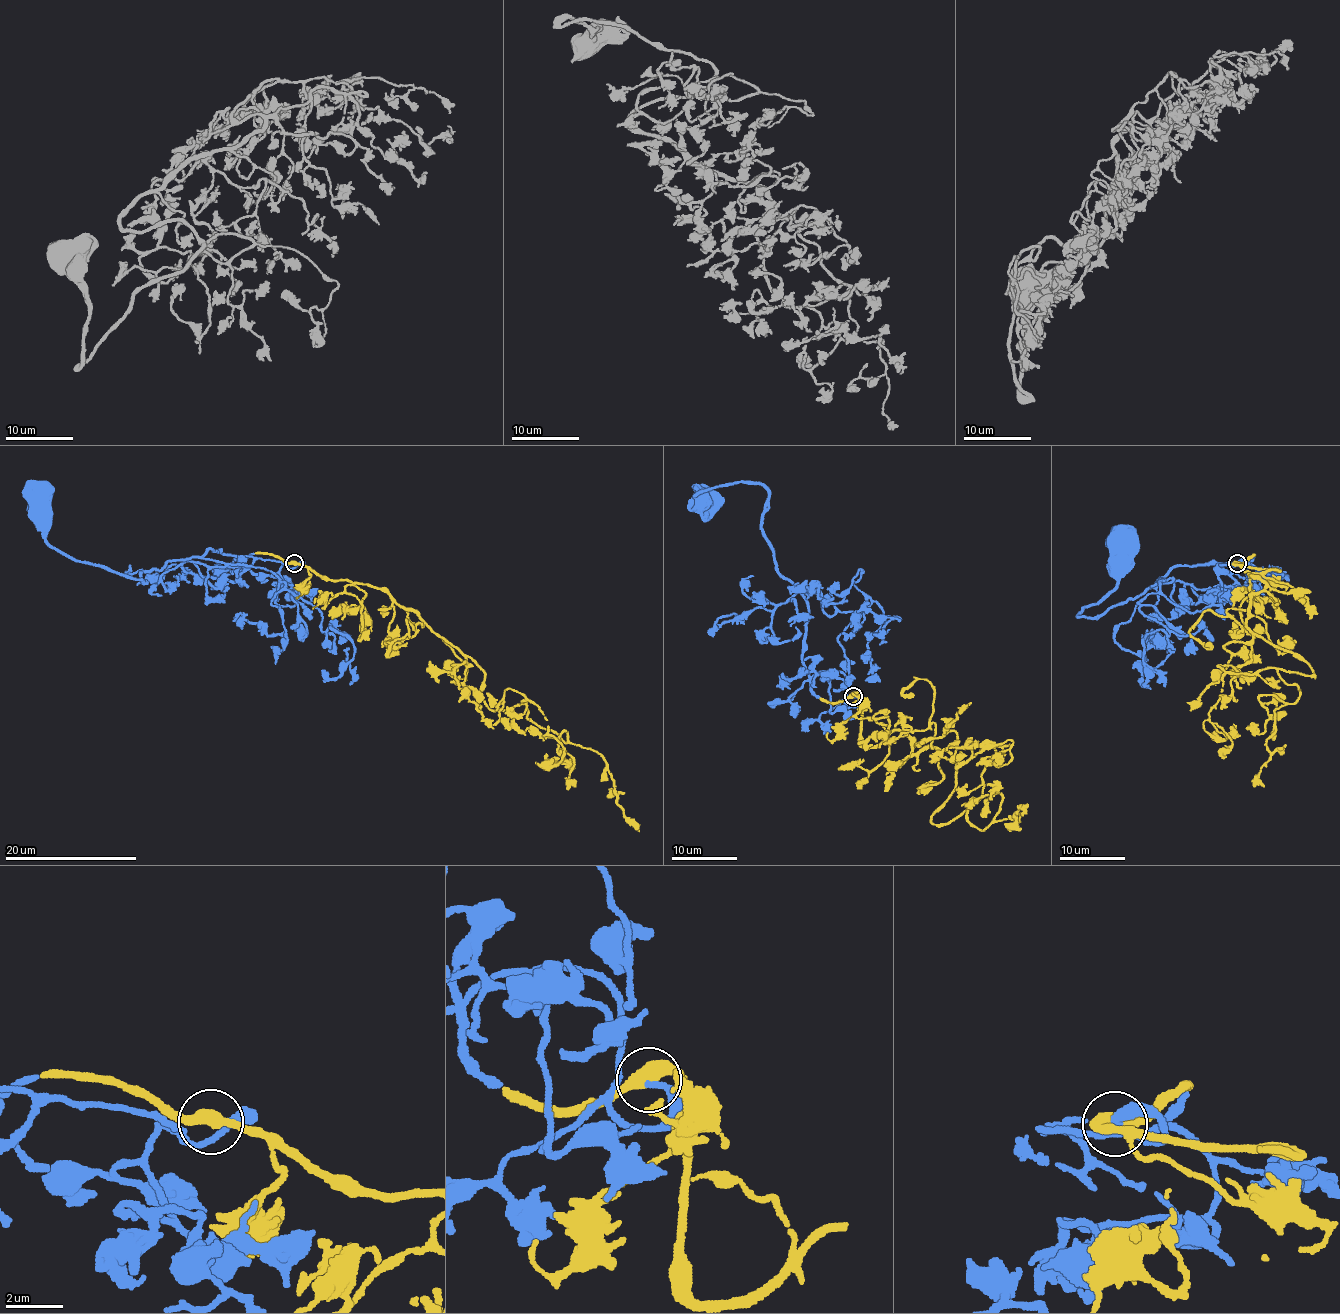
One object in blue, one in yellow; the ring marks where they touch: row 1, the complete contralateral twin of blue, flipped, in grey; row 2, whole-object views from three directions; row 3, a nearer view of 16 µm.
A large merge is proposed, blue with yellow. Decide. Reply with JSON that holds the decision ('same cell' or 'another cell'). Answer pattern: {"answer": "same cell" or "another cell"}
{"answer": "same cell"}

